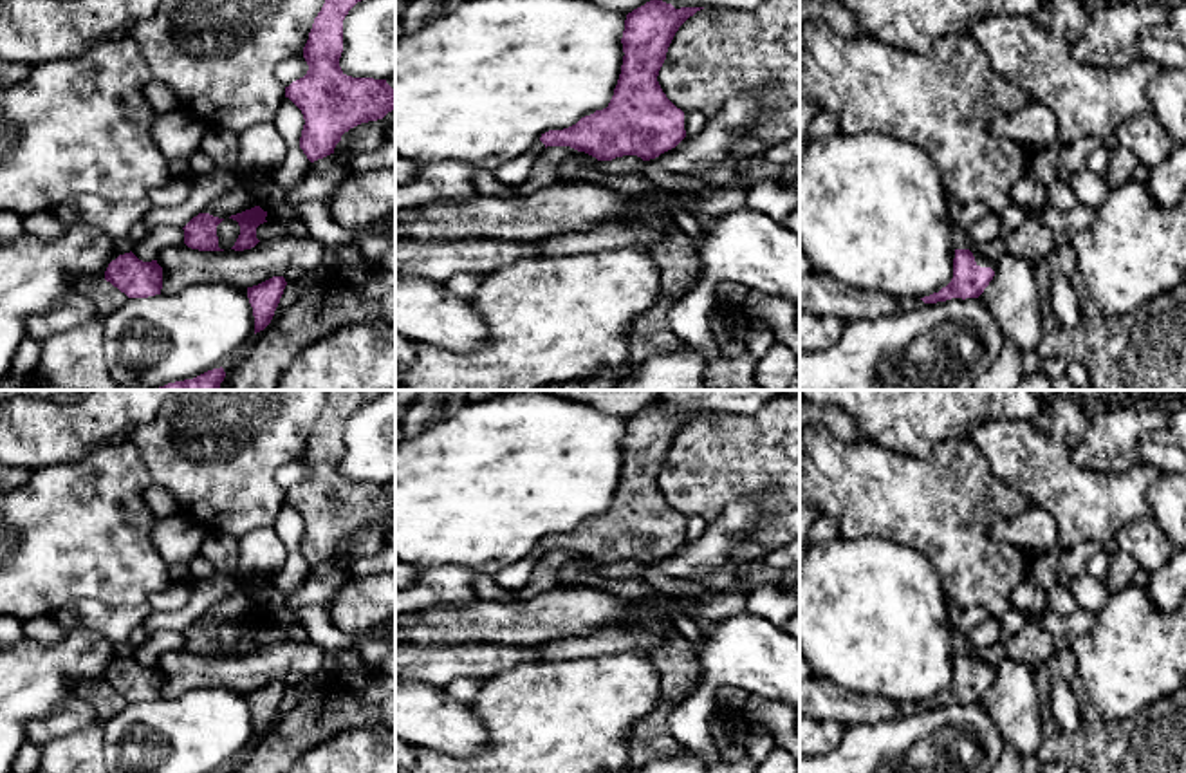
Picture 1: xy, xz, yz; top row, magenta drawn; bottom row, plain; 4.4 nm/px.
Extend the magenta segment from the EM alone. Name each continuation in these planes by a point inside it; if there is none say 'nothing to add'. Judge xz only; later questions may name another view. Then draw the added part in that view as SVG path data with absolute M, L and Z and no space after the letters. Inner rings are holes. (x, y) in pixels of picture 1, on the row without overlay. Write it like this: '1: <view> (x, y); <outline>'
nothing to add

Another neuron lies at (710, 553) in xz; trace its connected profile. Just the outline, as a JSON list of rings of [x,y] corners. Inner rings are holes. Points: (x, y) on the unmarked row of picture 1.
[[[764,500],[729,502],[724,513],[708,524],[706,533],[697,542],[684,542],[655,565],[668,578],[686,580],[693,585],[695,576],[726,569],[735,547],[769,520],[771,515],[765,513]]]

